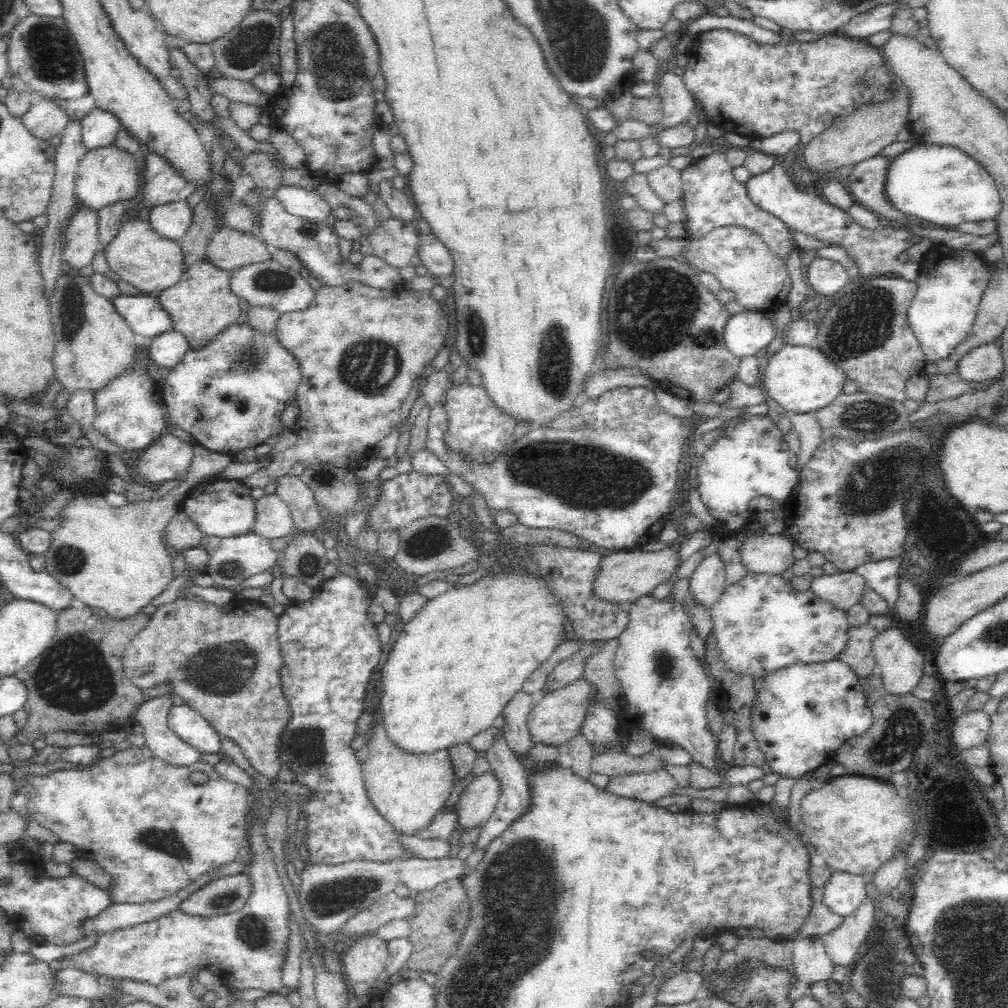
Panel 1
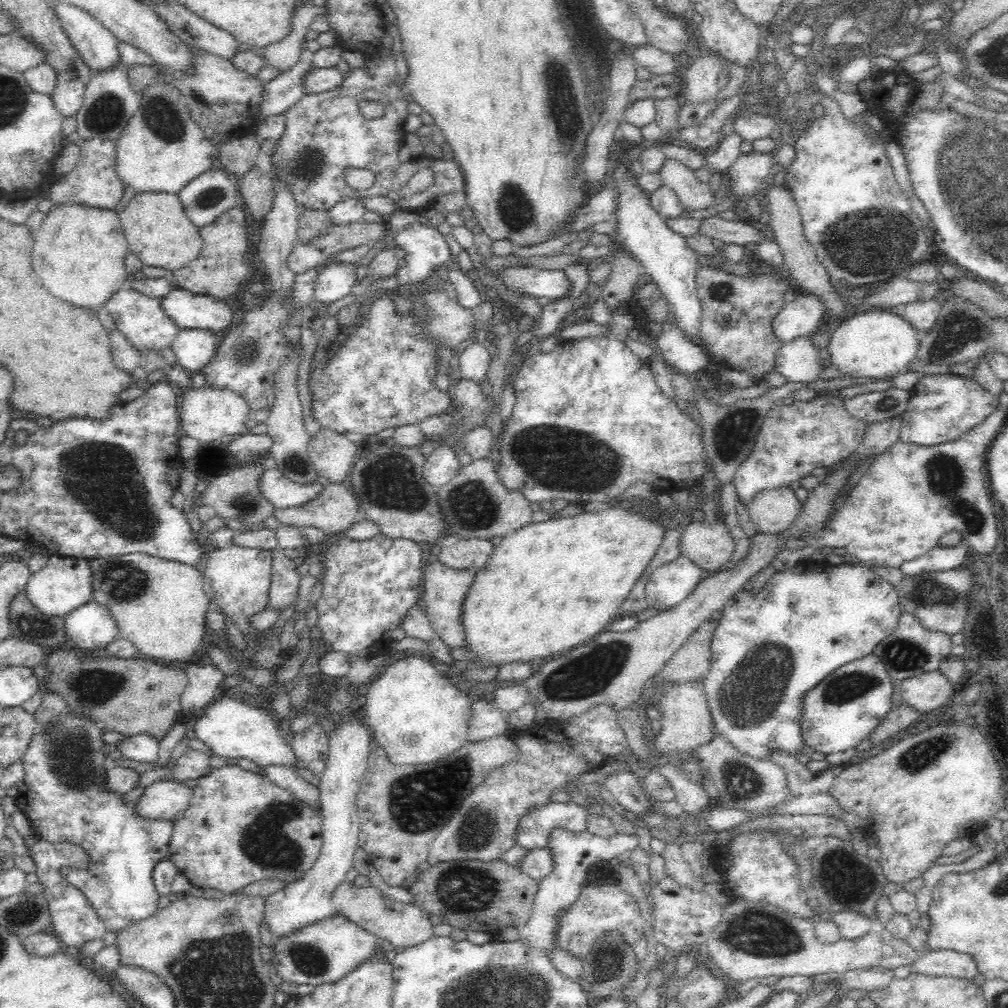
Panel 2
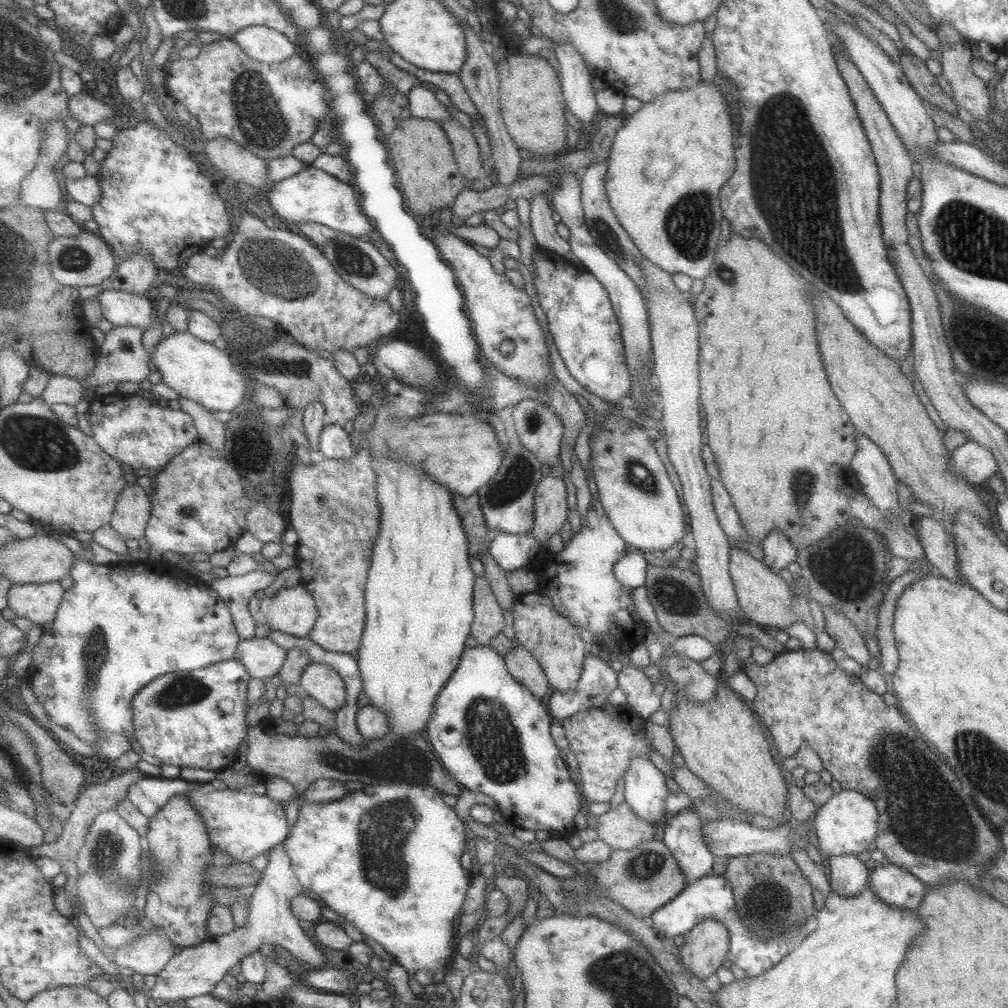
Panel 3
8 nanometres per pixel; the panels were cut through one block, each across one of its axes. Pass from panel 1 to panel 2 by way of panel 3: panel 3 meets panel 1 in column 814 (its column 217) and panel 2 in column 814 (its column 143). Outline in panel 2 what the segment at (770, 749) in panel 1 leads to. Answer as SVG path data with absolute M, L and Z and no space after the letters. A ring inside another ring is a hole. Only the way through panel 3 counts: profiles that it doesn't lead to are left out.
M873 652L834 670L812 692L808 692L808 696L804 696L805 744L812 747L815 752L826 756L855 748L862 740L869 739L871 733L888 715L892 708L894 688L898 688L897 684L894 684L892 677L888 674L886 665Z

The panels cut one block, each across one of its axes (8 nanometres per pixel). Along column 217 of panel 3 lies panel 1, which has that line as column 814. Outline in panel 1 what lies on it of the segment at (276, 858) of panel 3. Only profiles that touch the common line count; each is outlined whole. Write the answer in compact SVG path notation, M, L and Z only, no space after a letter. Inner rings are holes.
M819 937L796 938L793 941L792 972L796 978L789 997L798 1000L810 995L813 984L832 979L835 964Z

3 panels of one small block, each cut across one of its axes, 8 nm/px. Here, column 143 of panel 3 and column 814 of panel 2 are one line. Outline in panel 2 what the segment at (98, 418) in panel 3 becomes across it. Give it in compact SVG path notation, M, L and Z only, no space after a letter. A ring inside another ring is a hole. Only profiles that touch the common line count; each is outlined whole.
M816 395L808 402L794 401L790 405L778 402L764 417L762 424L756 430L756 440L752 442L752 448L749 449L748 456L740 462L740 466L736 470L733 483L735 484L737 498L742 503L747 504L756 496L756 492L762 488L778 488L778 486L782 487L785 485L793 486L796 482L808 476L814 468L832 468L836 462L840 462L850 452L856 450L856 447L864 438L868 427L869 423L852 416L844 408L843 401L833 395Z

